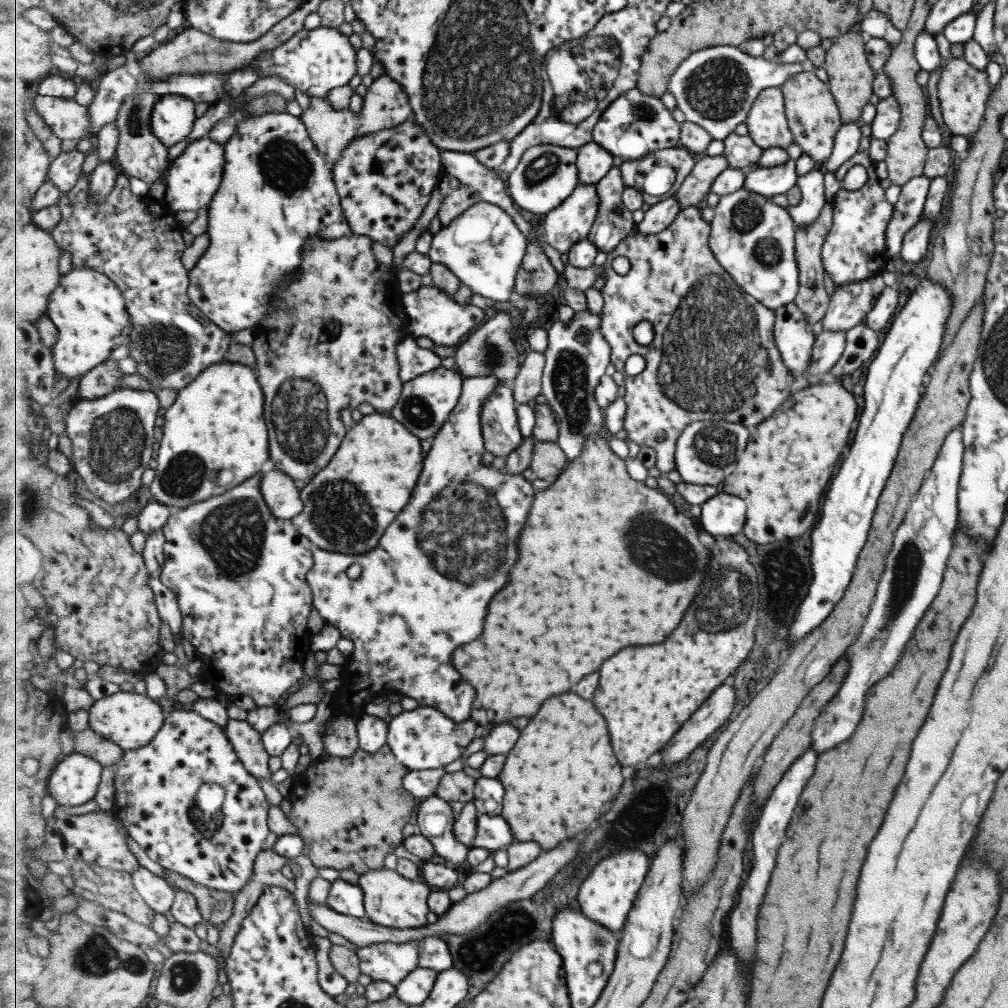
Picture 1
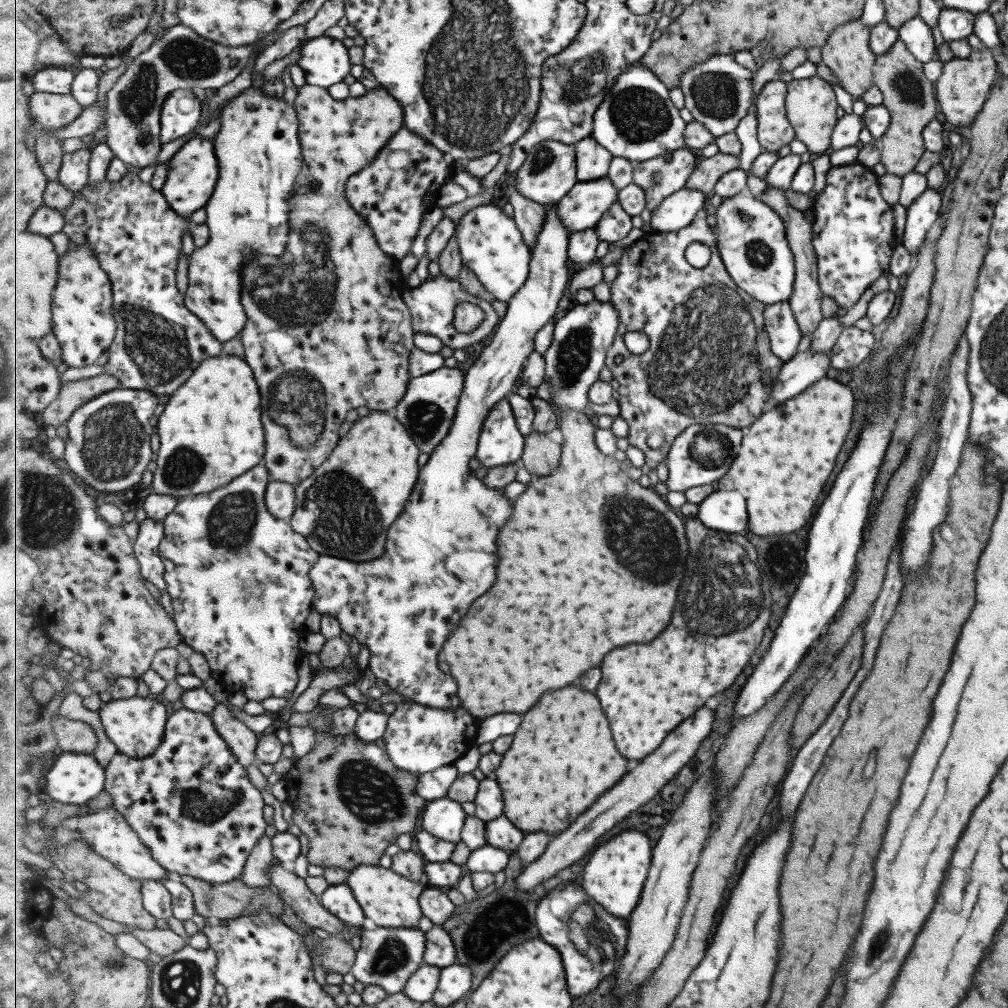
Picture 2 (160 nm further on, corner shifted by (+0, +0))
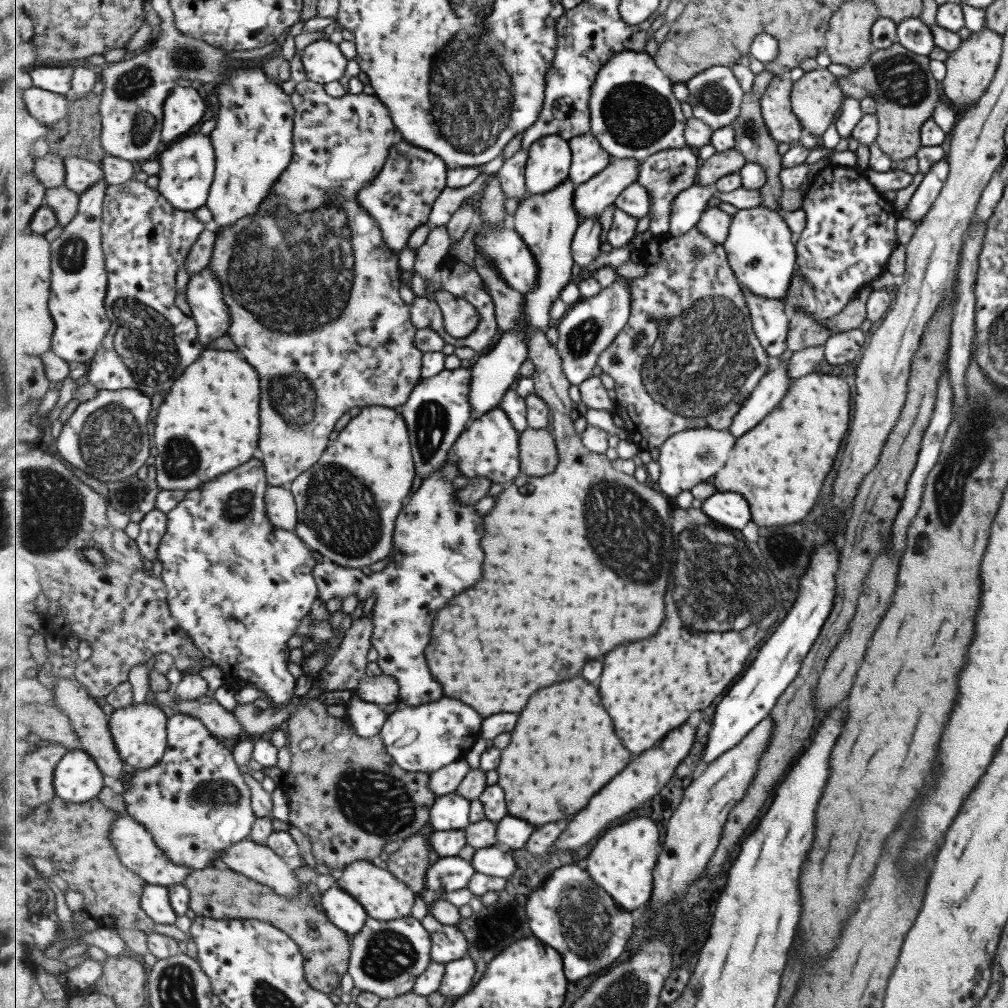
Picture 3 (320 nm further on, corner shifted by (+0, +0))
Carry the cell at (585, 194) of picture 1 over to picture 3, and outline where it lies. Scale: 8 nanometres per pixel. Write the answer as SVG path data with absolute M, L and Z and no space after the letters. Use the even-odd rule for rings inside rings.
M616 159L597 177L577 186L575 203L581 219L599 216L607 206L615 205L621 192L638 182L642 163L637 159Z

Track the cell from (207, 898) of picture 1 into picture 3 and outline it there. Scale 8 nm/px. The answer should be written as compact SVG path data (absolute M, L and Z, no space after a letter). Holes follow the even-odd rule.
M306 863L301 865L295 873L302 884L302 889L294 897L280 895L275 887L257 882L227 867L194 870L184 885L190 888L190 908L196 915L216 919L261 919L284 930L300 946L307 959L305 972L309 984L315 990L329 994L335 988L339 988L343 976L348 973L352 944L349 944L347 933L335 926L321 908L320 899L323 892L317 890L319 893L317 901L320 906L309 894L309 884L316 884L321 874L316 869L309 868Z

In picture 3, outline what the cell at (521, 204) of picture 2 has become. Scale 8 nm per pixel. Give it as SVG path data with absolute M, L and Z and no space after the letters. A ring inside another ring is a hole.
M520 148L512 157L504 161L497 172L505 195L521 203L530 195L526 186L528 158L529 150Z

